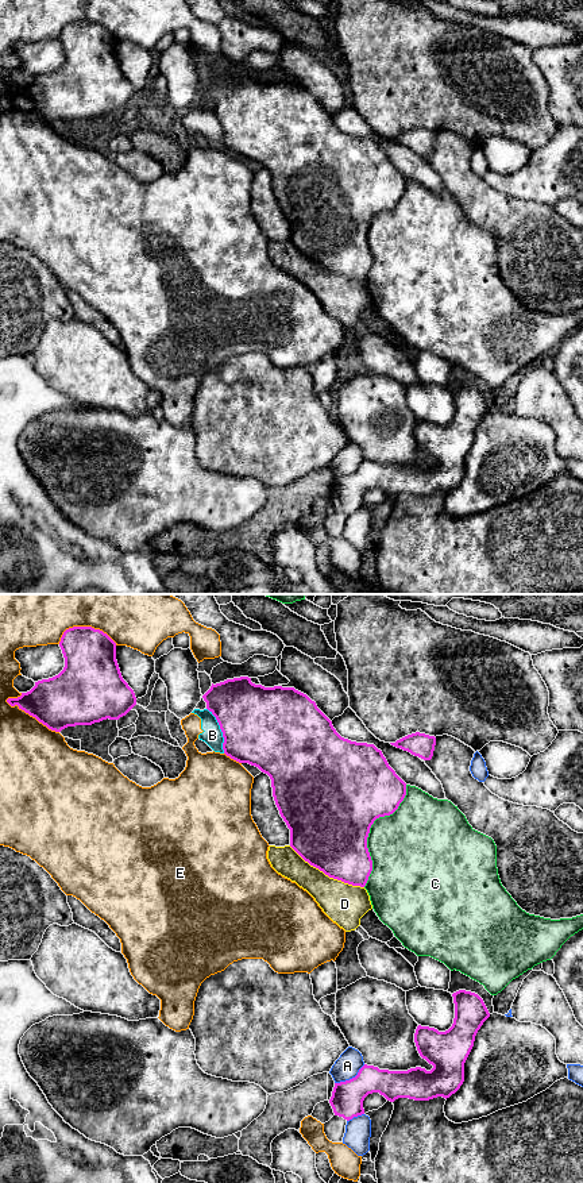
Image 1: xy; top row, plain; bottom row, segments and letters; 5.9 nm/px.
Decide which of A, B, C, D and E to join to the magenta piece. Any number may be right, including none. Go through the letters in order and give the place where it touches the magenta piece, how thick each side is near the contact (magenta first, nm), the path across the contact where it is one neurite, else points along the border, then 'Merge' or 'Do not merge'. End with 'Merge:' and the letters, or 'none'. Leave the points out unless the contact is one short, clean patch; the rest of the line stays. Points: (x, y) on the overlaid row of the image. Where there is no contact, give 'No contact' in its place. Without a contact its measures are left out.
A: Touches magenta at xy (350, 1079). Thickness 190 nm (magenta) against 150 nm. Do not merge
B: Touches magenta at xy (221, 731). Thickness 480 nm (magenta) against 120 nm. Boundary: xy (207, 708), (221, 732), (224, 752). Do not merge
C: Touches magenta at xy (369, 831). Thickness 500 nm (magenta) against 440 nm. Do not merge
D: Touches magenta at xy (327, 874). Thickness 440 nm (magenta) against 240 nm. Do not merge
E: Touches magenta at xy (33, 716). Thickness 320 nm (magenta) against 400 nm. Do not merge
Merge: none

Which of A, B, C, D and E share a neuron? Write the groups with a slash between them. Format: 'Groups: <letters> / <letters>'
Groups: A / B E / C / D

